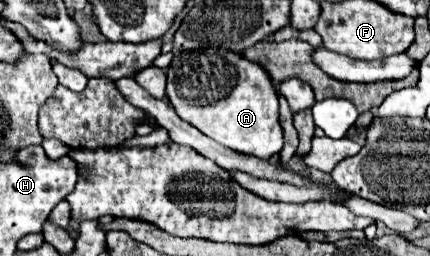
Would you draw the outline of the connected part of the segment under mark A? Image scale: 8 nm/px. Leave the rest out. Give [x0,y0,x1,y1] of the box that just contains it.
[167,50,283,160]

